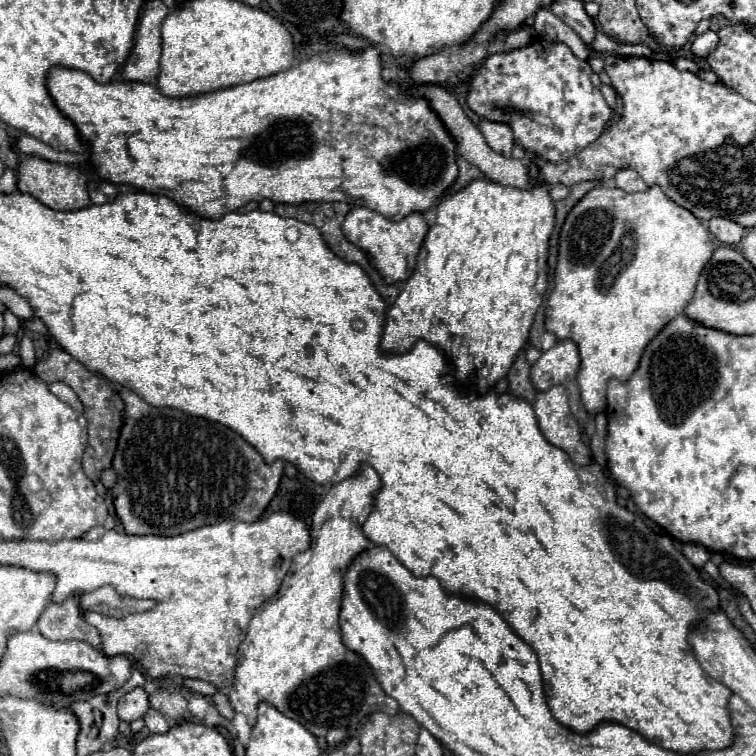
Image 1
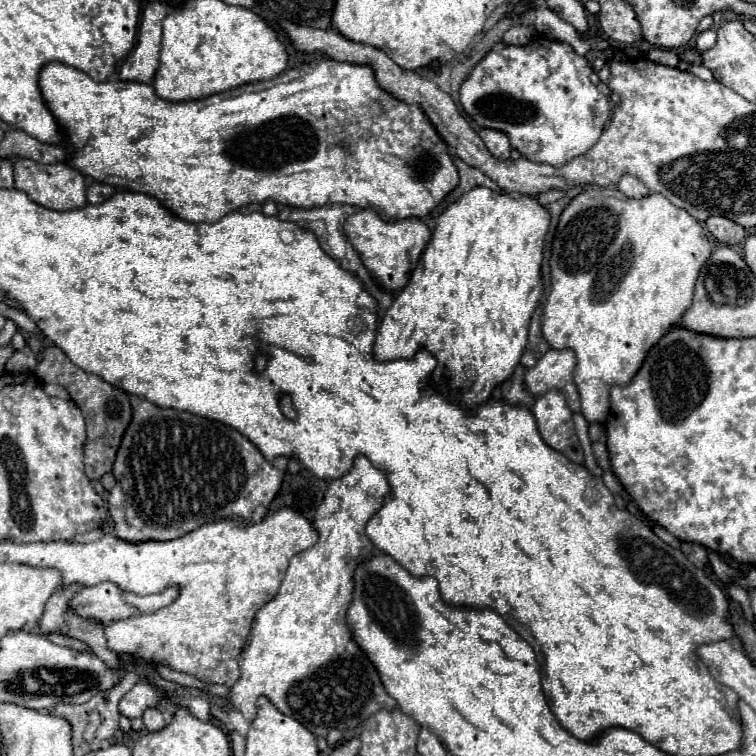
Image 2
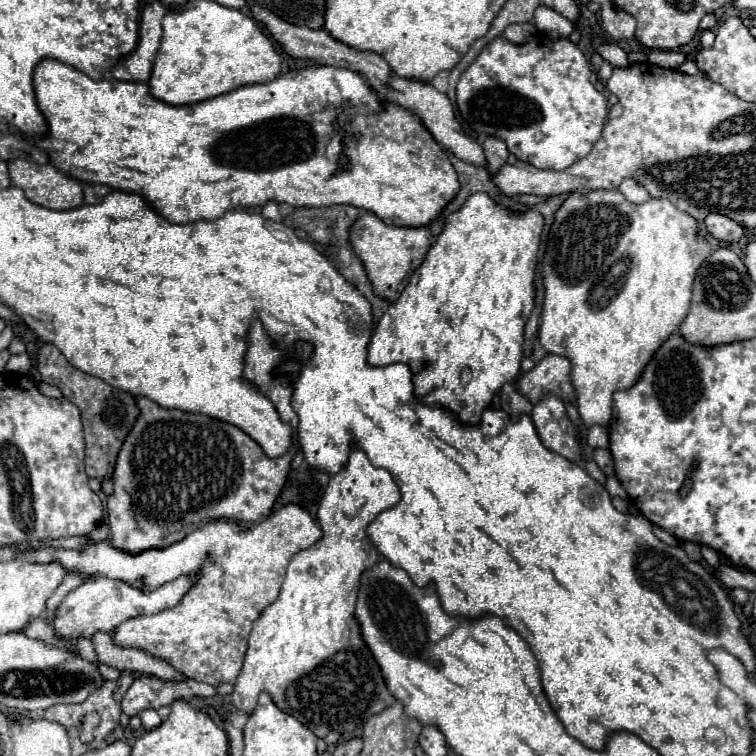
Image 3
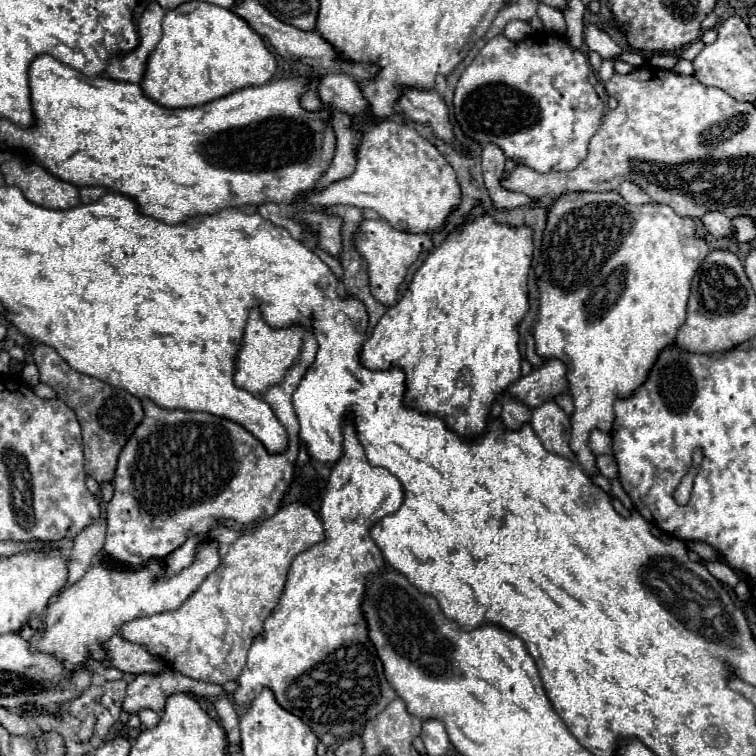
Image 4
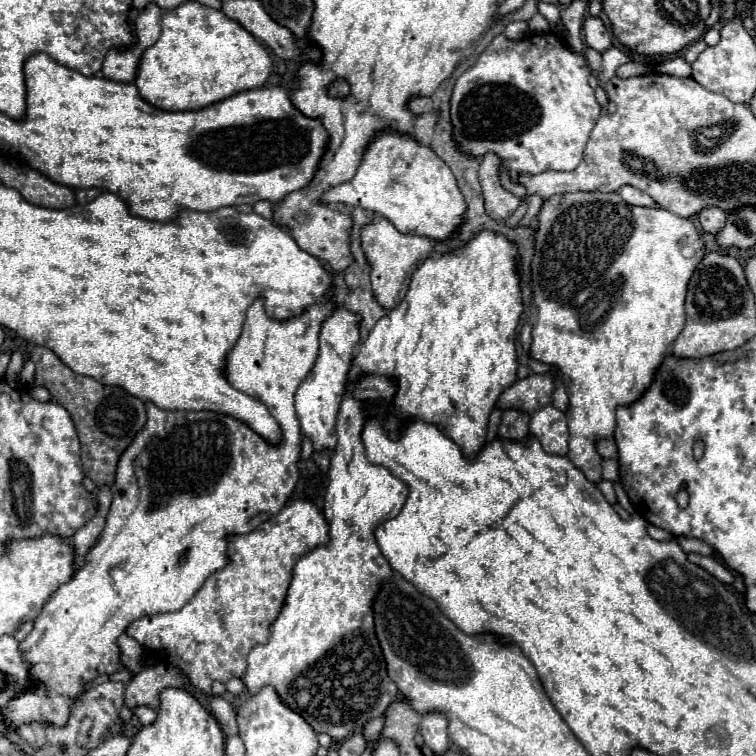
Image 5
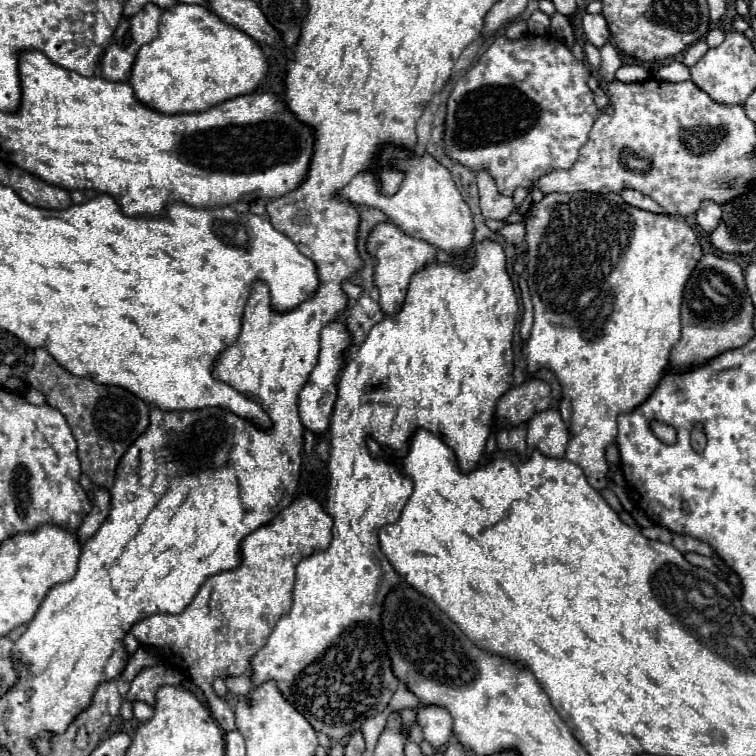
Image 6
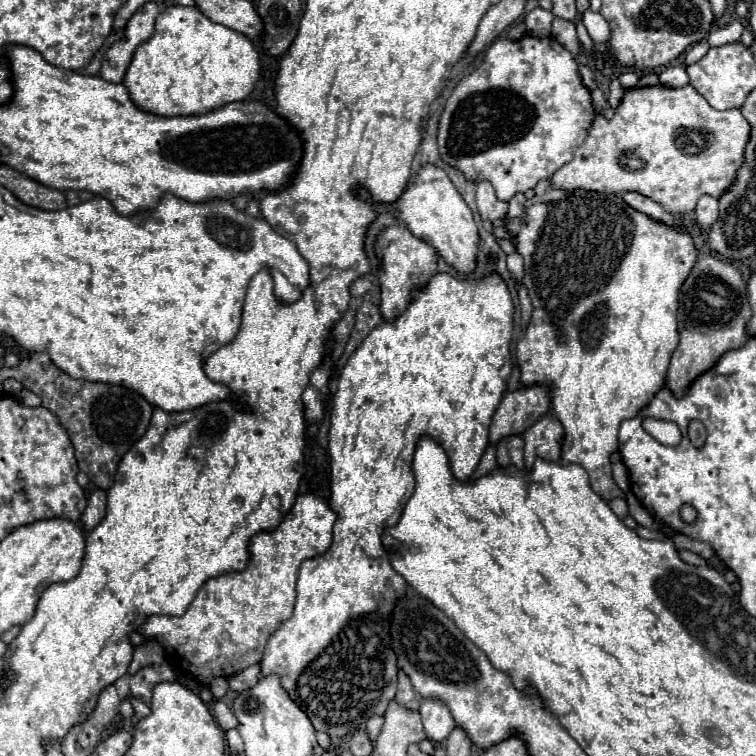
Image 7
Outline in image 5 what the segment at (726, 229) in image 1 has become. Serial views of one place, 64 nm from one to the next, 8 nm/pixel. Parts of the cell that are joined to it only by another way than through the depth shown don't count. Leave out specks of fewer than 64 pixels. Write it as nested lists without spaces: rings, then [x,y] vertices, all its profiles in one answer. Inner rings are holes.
[[[706,208],[704,212],[698,214],[698,220],[706,232],[716,236],[726,224],[726,212],[720,208]]]

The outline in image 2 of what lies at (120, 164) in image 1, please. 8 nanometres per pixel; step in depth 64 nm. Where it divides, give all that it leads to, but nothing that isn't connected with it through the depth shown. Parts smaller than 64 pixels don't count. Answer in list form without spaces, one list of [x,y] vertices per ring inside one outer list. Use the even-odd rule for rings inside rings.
[[[318,58],[308,64],[302,64],[300,68],[290,68],[276,78],[244,84],[220,94],[212,94],[200,100],[186,100],[186,102],[170,102],[160,96],[156,96],[154,88],[150,84],[140,82],[94,82],[86,72],[76,70],[72,66],[50,62],[40,72],[40,90],[42,96],[50,108],[50,112],[56,116],[60,128],[68,132],[70,152],[72,158],[68,160],[70,166],[80,170],[82,174],[116,186],[116,188],[128,188],[134,192],[142,192],[148,196],[156,196],[166,208],[170,208],[176,216],[188,220],[188,222],[216,222],[228,212],[234,212],[242,206],[248,206],[252,202],[262,204],[264,200],[274,200],[276,204],[288,204],[298,208],[314,208],[324,204],[350,204],[356,208],[372,208],[376,210],[384,220],[402,220],[408,216],[424,218],[430,214],[442,198],[458,186],[458,170],[450,158],[448,144],[440,138],[436,128],[430,124],[428,116],[422,112],[418,104],[406,104],[396,100],[392,94],[382,90],[374,78],[374,68],[370,64],[350,64],[350,62],[338,62],[332,58]]]

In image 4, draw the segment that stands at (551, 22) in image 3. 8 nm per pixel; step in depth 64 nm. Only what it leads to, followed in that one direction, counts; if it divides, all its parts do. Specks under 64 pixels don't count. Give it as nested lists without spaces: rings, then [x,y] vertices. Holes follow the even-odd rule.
[[[540,4],[536,16],[542,20],[546,32],[550,32],[554,36],[564,36],[566,34],[566,20],[564,20],[564,14],[560,10],[550,8],[546,4]]]

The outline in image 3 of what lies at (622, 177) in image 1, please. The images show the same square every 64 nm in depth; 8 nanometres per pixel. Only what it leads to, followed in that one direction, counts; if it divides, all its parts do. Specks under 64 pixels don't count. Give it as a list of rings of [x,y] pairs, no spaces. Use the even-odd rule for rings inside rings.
[[[632,178],[622,180],[622,184],[618,186],[618,190],[624,194],[626,200],[630,200],[630,202],[634,202],[634,204],[642,204],[644,200],[650,198],[650,194],[646,192],[646,188],[640,186],[640,184],[638,184],[636,180],[632,180]]]

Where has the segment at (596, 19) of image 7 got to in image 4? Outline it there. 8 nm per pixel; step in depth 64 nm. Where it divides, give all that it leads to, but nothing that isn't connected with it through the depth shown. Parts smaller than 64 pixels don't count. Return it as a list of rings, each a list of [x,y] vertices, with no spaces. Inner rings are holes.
[[[596,26],[586,28],[586,44],[590,50],[598,52],[604,60],[614,60],[622,54],[622,48],[618,44],[614,44],[614,40],[606,32],[598,30]]]

